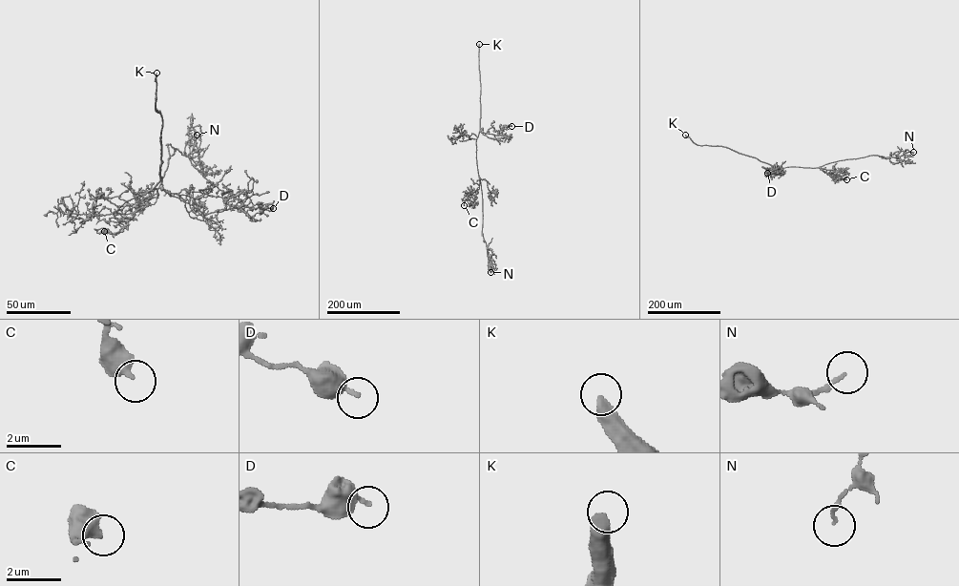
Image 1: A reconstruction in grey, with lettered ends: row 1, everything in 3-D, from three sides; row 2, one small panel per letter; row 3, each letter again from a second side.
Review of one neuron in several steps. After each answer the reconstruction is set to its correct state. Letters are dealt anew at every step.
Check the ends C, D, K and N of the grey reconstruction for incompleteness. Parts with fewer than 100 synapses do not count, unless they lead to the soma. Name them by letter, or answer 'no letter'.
K

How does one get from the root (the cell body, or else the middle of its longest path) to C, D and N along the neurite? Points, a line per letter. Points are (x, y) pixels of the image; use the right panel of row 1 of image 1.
C: (802, 167), (829, 170), (835, 179), (846, 179)
D: (802, 167), (771, 165), (777, 174), (767, 173)
N: (802, 167), (818, 167), (871, 155), (898, 157), (906, 149), (913, 152)

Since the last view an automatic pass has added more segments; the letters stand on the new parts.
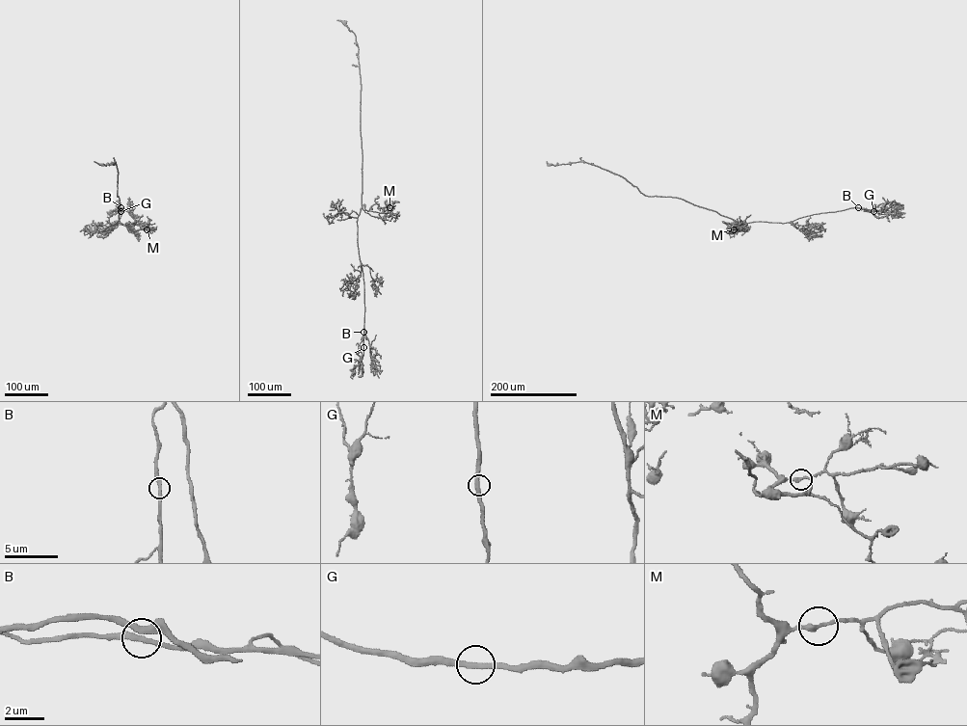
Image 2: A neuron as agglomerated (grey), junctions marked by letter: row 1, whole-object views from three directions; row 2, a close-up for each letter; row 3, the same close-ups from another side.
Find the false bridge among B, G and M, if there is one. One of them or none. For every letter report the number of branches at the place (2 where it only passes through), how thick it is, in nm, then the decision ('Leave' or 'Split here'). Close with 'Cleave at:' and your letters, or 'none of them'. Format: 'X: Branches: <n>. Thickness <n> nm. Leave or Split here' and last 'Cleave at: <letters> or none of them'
B: Branches: 2. Thickness 280 nm. Leave
G: Branches: 2. Thickness 280 nm. Leave
M: Branches: 2. Thickness 200 nm. Leave
Cleave at: none of them

